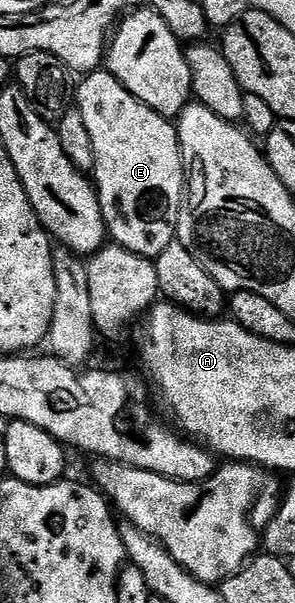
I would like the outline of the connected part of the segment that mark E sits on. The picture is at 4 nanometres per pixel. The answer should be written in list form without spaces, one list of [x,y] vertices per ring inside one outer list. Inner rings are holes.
[[[98,70],[88,73],[82,80],[85,81],[83,81],[78,88],[75,88],[75,100],[77,96],[75,108],[76,111],[81,113],[83,126],[87,128],[87,134],[91,136],[91,146],[95,154],[95,162],[93,163],[91,176],[95,181],[97,200],[101,204],[101,213],[105,219],[105,227],[108,235],[111,237],[112,243],[122,244],[127,250],[131,250],[140,256],[155,258],[160,252],[167,250],[169,244],[174,243],[177,234],[177,214],[181,210],[183,193],[185,192],[185,167],[181,161],[181,147],[177,141],[176,127],[174,127],[166,117],[160,116],[158,112],[151,110],[146,104],[135,99],[108,70]]]

